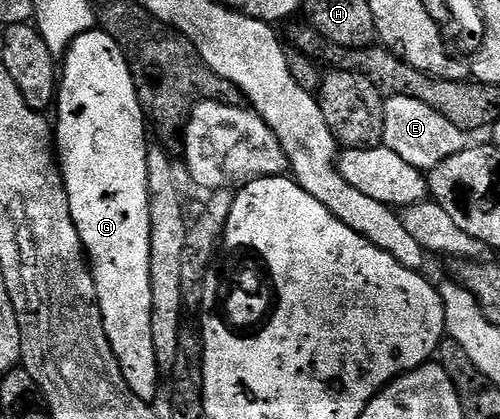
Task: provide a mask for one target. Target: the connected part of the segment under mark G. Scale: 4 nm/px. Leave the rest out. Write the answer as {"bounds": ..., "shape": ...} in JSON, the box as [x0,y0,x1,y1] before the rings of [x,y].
{"bounds":[54,29,162,403],"shape":[[[93,29],[82,33],[70,44],[68,52],[62,57],[55,111],[54,146],[70,201],[70,217],[74,217],[80,244],[92,268],[96,300],[102,313],[106,337],[110,341],[110,349],[114,349],[114,357],[118,357],[126,385],[130,385],[139,399],[152,403],[160,391],[162,372],[154,357],[154,337],[150,333],[150,205],[146,185],[149,128],[138,101],[130,65],[114,37],[105,31]]]}

